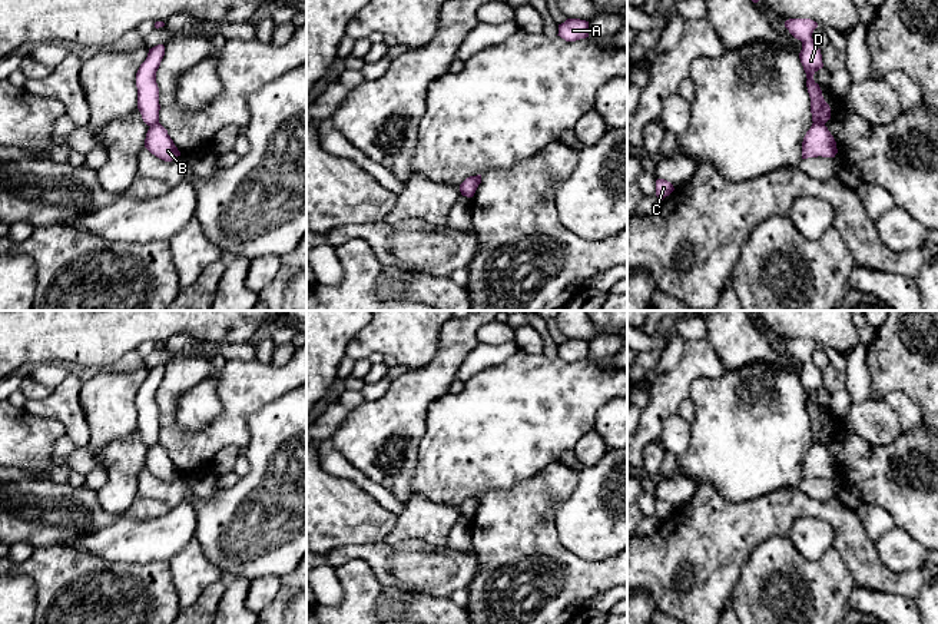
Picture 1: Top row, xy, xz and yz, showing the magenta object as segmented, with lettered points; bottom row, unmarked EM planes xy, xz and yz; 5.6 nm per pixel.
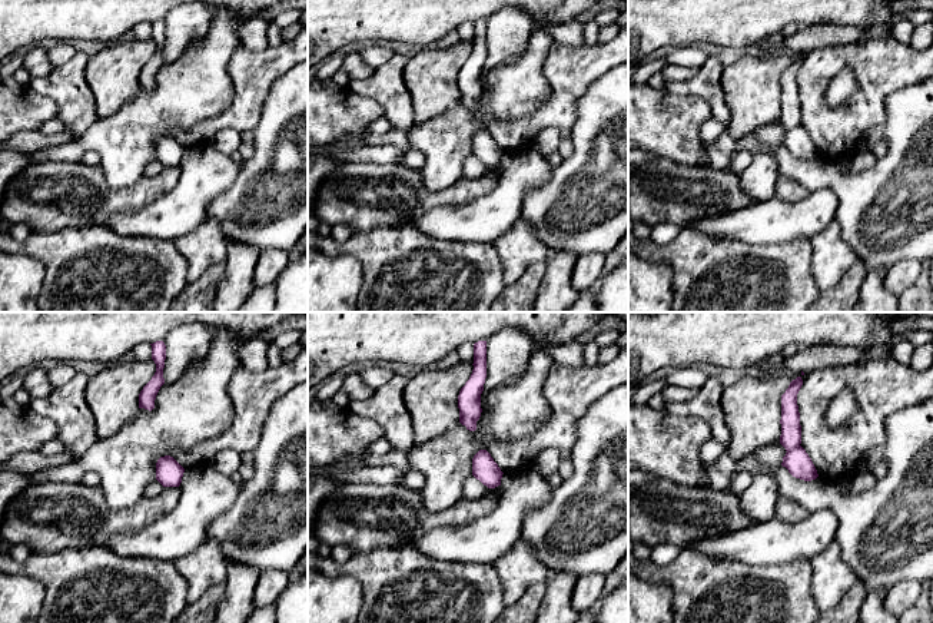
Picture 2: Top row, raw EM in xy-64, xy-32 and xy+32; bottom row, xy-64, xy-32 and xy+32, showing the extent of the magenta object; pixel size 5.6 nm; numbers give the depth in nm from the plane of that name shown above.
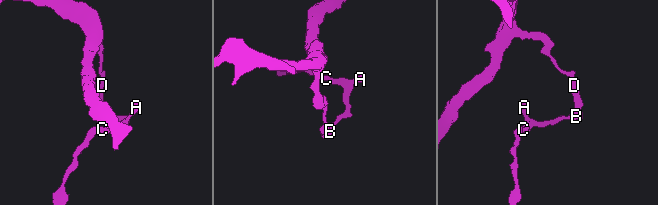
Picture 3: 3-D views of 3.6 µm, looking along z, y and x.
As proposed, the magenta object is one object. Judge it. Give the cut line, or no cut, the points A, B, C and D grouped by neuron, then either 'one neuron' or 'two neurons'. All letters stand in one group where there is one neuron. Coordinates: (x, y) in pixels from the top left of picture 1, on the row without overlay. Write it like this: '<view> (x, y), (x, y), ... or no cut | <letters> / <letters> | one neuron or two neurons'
yz (814, 442), (824, 445) | A B C / D | two neurons

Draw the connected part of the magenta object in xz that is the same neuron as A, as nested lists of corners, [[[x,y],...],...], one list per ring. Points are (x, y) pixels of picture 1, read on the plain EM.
[[[567,339],[559,345],[559,355],[566,362],[576,362],[589,358],[589,342],[580,339]]]

